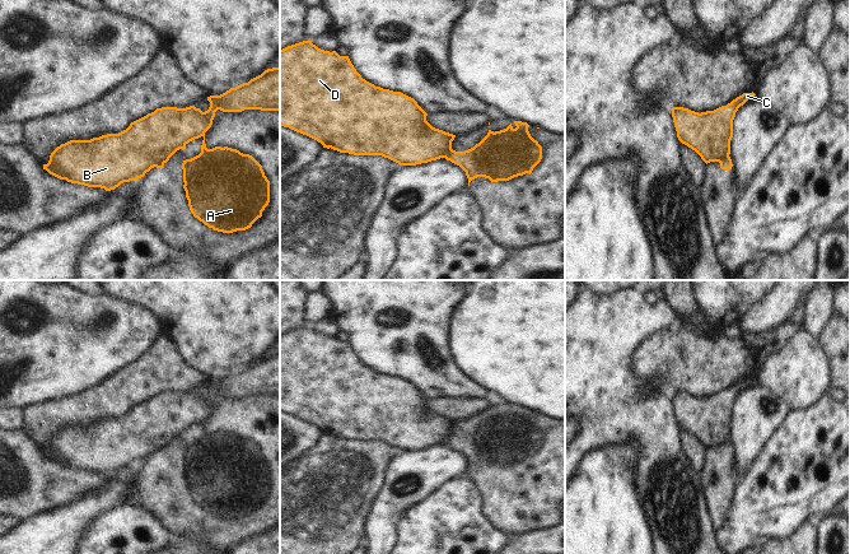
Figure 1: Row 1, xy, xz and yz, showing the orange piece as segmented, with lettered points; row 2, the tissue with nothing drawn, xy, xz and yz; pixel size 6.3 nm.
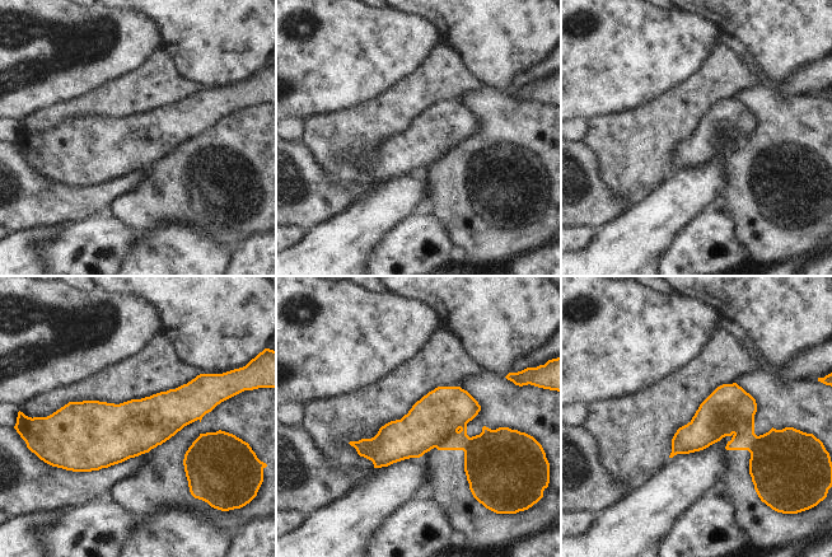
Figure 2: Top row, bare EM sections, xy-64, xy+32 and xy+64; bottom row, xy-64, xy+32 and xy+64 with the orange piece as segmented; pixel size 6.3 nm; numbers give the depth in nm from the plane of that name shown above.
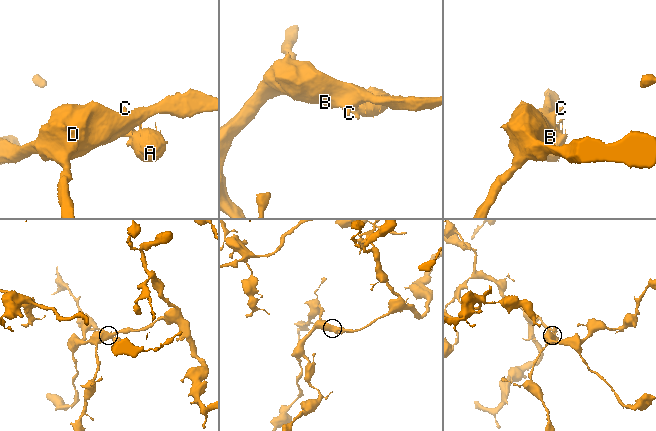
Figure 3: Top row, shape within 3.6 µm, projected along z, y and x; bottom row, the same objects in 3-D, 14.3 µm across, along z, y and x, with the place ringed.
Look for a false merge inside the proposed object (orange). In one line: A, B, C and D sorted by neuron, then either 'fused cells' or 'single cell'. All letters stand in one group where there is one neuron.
A / B C D; fused cells

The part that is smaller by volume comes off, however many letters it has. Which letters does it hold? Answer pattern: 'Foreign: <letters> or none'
Foreign: A

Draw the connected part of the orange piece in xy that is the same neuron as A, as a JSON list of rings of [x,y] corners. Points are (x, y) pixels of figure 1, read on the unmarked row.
[[[205,420],[201,438],[182,448],[183,474],[195,503],[223,518],[246,516],[262,502],[270,488],[270,466],[262,451],[249,439],[228,432],[207,434]]]

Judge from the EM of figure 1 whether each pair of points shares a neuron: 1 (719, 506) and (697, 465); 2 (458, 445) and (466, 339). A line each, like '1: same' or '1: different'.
1: different
2: different

